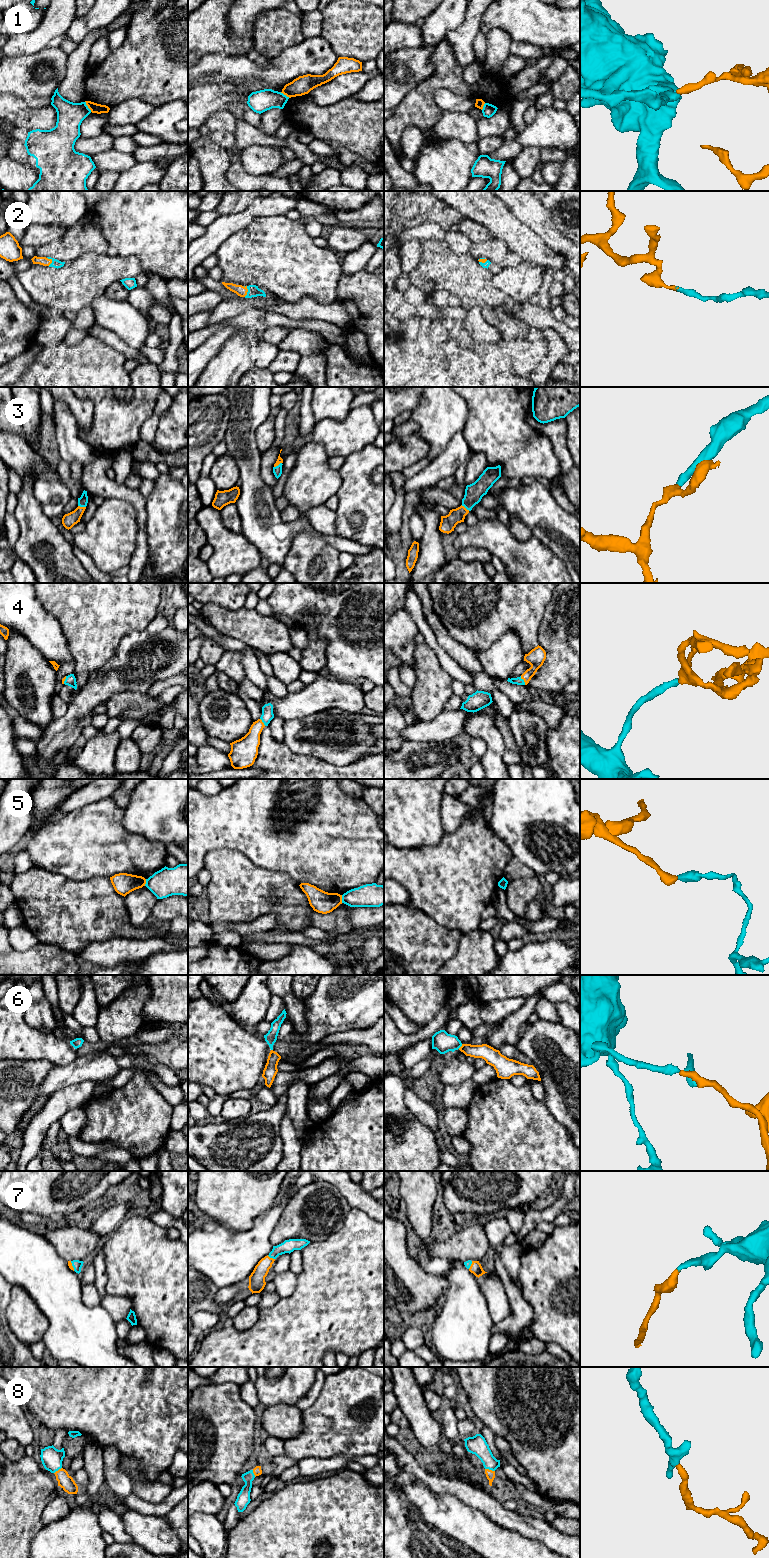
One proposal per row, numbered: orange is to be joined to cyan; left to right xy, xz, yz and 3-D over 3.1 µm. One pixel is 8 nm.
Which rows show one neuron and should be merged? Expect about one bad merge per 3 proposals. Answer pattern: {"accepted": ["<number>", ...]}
{"accepted": ["2", "3", "4", "6", "7", "8"]}

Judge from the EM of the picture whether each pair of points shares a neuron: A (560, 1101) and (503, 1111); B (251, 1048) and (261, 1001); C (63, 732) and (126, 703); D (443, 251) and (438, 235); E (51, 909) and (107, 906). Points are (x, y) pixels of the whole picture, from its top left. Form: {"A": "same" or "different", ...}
{"A": "different", "B": "different", "C": "different", "D": "different", "E": "same"}

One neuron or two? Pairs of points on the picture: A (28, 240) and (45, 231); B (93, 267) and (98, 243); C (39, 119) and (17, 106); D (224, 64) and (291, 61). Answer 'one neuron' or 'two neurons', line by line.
A: one neuron
B: two neurons
C: one neuron
D: one neuron

